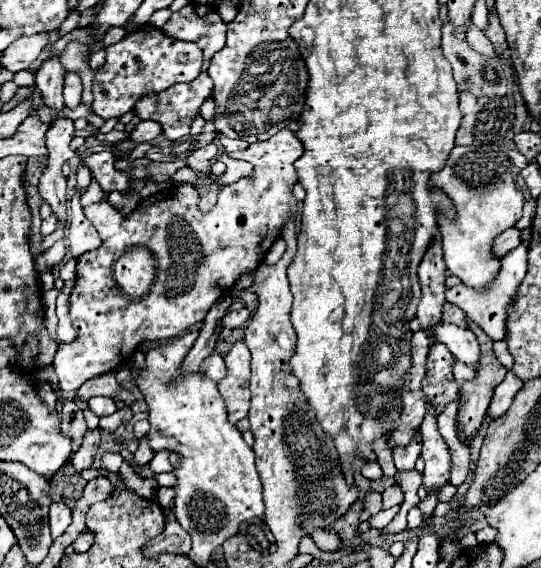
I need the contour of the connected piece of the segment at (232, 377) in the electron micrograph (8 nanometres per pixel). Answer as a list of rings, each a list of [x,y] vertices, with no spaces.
[[[245,342],[233,344],[225,356],[227,374],[217,382],[219,392],[225,400],[227,420],[231,424],[237,424],[249,412],[249,360],[251,356]]]

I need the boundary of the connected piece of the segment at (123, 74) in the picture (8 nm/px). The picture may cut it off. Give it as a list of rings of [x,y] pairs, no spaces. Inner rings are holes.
[[[139,28],[139,32],[133,32],[129,36],[125,36],[121,42],[113,44],[107,48],[107,62],[101,70],[95,72],[95,80],[93,80],[93,106],[91,110],[101,116],[103,120],[109,118],[119,118],[125,112],[129,112],[135,102],[147,94],[157,94],[167,90],[173,84],[179,82],[191,82],[199,76],[201,72],[201,48],[195,42],[183,42],[183,40],[171,40],[171,36],[163,34],[157,28]]]

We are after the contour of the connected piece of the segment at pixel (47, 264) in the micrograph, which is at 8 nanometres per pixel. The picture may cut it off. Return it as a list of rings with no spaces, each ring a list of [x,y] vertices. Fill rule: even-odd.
[[[59,240],[55,242],[45,254],[41,254],[37,260],[35,260],[35,266],[37,266],[37,274],[43,274],[45,270],[53,270],[57,268],[63,258],[67,254],[67,246],[65,246],[65,240]]]

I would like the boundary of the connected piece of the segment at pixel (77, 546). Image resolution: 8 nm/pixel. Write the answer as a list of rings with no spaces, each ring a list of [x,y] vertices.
[[[83,532],[83,534],[77,536],[77,540],[71,546],[73,546],[75,552],[87,552],[93,546],[93,536],[87,534],[87,532]]]

